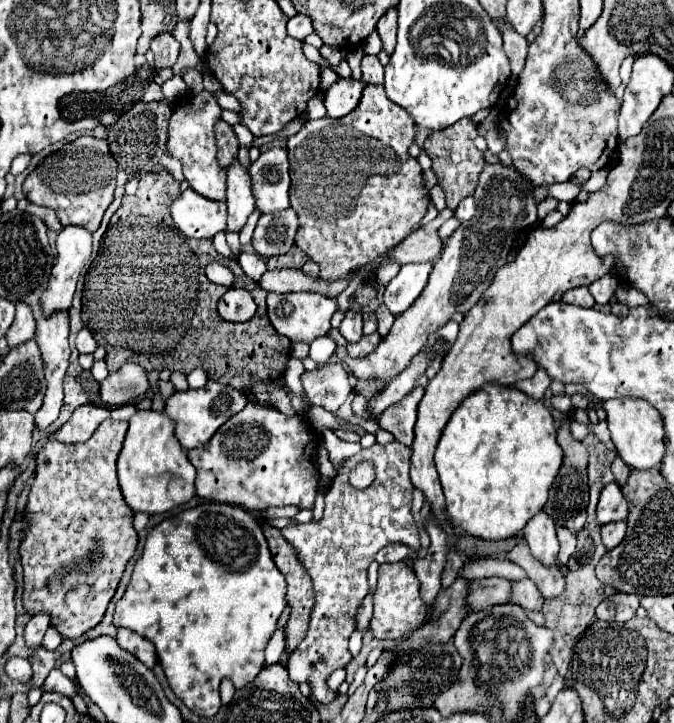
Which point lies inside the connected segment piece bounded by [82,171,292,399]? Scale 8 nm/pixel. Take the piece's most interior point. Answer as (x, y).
(146, 299)

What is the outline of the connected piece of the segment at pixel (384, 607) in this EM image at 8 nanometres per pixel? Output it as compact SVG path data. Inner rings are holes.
M406 561L400 563L384 563L378 571L378 587L374 595L374 617L370 621L372 633L376 639L390 639L400 641L406 639L420 623L426 619L426 607L422 599L418 597L418 579L412 571L412 567Z

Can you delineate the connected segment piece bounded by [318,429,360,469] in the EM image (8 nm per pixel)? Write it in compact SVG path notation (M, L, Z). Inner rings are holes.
M322 429L318 431L318 437L320 437L320 443L322 447L328 451L330 455L330 461L336 469L340 469L352 455L356 455L360 451L360 443L346 443L346 441L340 441L332 429Z

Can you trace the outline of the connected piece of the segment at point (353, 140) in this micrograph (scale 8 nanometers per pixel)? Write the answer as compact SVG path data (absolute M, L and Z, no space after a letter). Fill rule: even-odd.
M366 85L364 93L362 93L362 99L360 99L358 107L352 113L348 113L346 117L340 117L340 119L322 117L322 119L316 119L316 121L306 121L296 135L288 137L288 159L290 159L290 177L292 177L290 203L292 203L294 211L298 213L298 221L300 221L300 227L298 227L298 233L296 233L296 245L312 261L316 261L320 265L320 277L322 279L346 277L350 271L356 271L358 267L362 267L368 261L376 259L378 255L386 253L388 249L398 245L412 231L412 227L424 217L430 199L428 199L428 193L424 189L420 163L414 157L408 155L408 147L414 143L414 135L416 135L416 123L412 123L412 117L408 115L408 111L404 111L398 103L388 101L388 95L384 95L382 85Z

